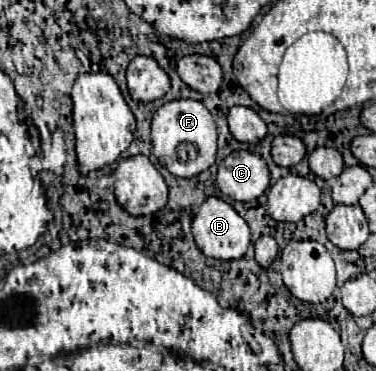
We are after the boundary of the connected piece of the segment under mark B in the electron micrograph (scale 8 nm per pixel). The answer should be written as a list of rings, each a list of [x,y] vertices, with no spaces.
[[[208,197],[200,211],[196,213],[192,221],[192,235],[196,241],[196,247],[206,255],[222,261],[232,261],[232,259],[242,259],[250,247],[250,229],[246,221],[222,199]]]

